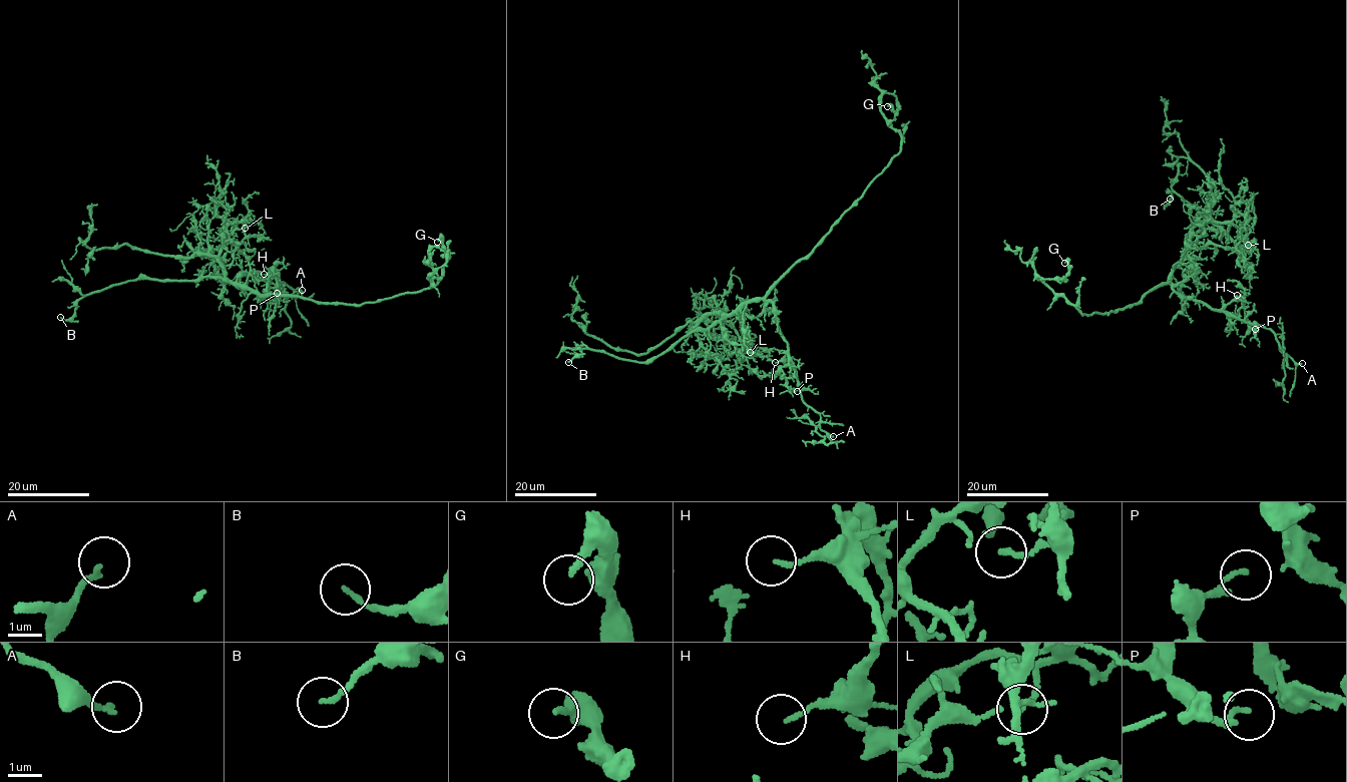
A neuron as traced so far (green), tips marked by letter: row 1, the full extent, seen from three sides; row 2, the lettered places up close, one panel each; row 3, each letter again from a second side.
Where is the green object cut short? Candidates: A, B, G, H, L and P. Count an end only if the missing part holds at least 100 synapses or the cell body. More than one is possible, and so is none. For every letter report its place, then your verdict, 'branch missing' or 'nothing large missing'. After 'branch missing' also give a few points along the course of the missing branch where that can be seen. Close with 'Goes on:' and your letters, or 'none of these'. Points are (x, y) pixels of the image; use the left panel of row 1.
A: at (302, 290); branch missing
B: at (60, 317); nothing large missing
G: at (437, 242); nothing large missing
H: at (264, 274); nothing large missing
L: at (245, 228); nothing large missing
P: at (277, 293); nothing large missing
Goes on: A

